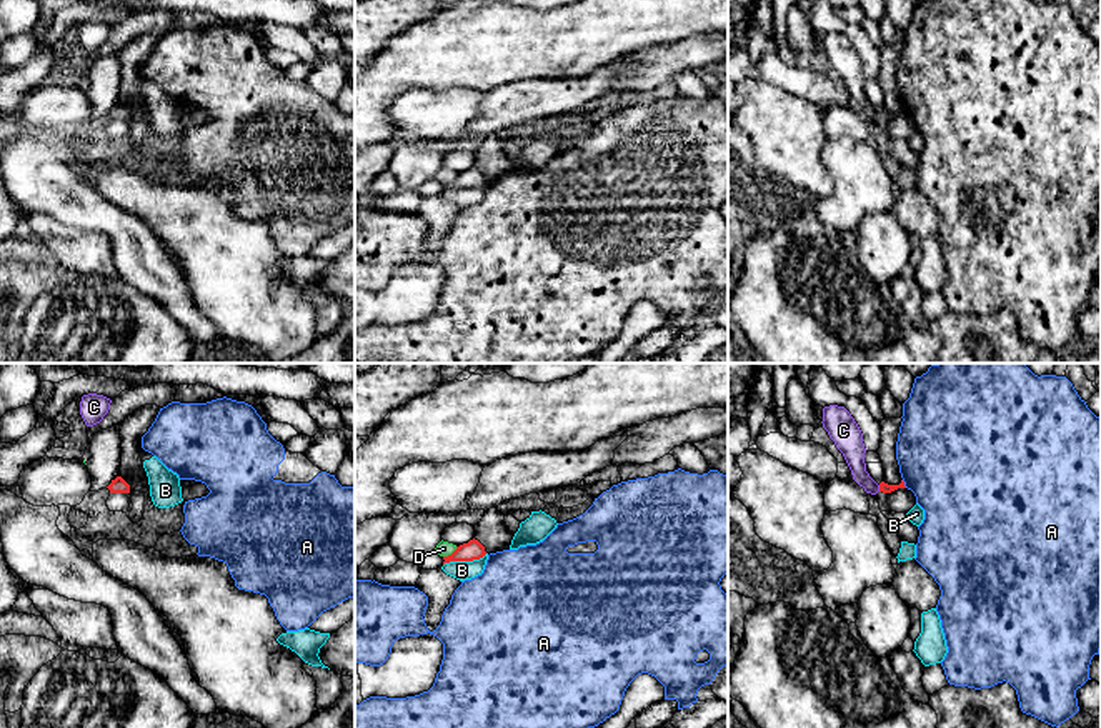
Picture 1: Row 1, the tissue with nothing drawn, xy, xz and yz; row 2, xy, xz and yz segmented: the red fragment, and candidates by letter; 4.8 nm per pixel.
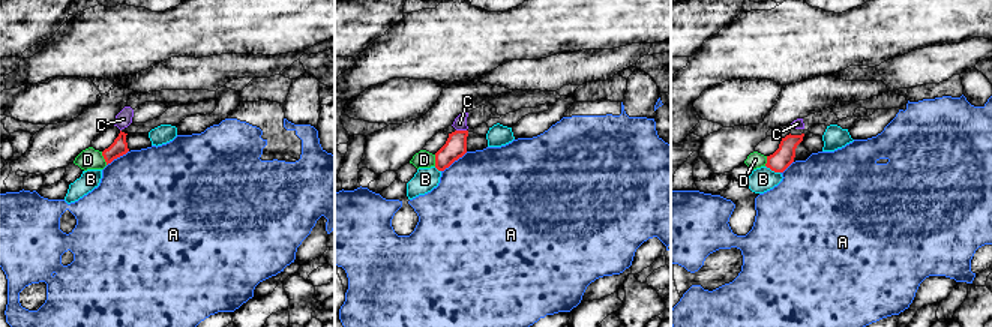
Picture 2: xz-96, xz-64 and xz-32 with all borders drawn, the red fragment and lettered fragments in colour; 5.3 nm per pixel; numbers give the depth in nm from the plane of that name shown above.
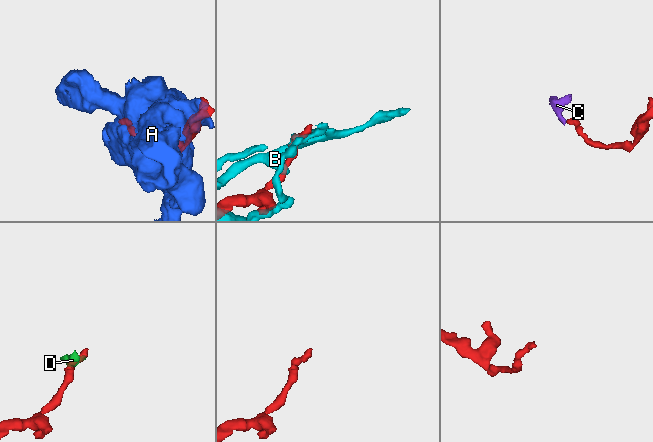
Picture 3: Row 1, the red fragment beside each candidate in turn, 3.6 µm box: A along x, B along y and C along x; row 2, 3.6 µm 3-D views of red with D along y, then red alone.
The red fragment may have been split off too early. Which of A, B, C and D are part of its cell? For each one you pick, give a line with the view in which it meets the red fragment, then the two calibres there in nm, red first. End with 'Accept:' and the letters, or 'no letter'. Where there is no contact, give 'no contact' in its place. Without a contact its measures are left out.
Accept: no letter

